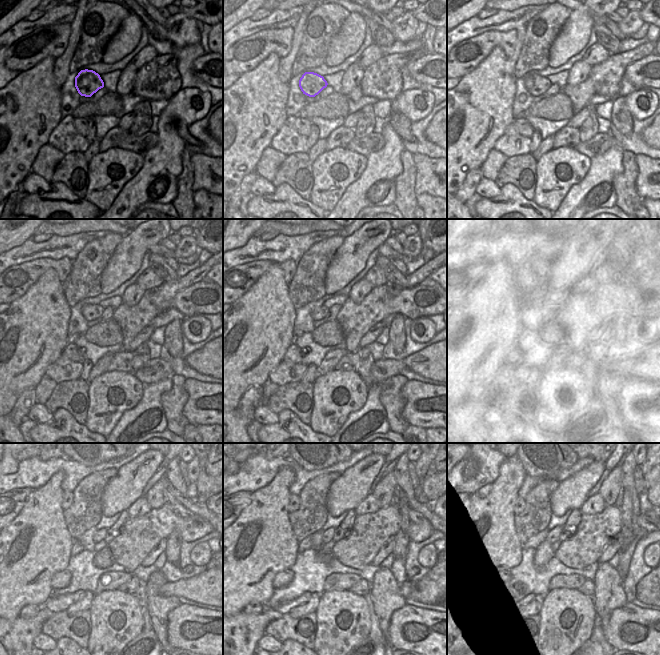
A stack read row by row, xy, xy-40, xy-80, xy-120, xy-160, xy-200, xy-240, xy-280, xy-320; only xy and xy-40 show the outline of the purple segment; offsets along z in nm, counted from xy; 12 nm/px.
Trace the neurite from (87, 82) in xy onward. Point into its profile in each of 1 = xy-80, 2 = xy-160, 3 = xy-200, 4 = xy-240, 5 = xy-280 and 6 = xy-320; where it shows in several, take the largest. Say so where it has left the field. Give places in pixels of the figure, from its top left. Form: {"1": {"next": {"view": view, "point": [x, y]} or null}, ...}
{"1": {"next": {"view": "xy-80", "point": [536, 85]}}, "2": {"next": {"view": "xy-160", "point": [319, 313]}}, "3": {"next": {"view": "xy-200", "point": [548, 308]}}, "4": {"next": {"view": "xy-240", "point": [100, 535]}}, "5": {"next": {"view": "xy-280", "point": [328, 534]}}, "6": {"next": {"view": "xy-320", "point": [554, 534]}}}

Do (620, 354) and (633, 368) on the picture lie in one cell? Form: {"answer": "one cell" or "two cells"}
{"answer": "two cells"}

